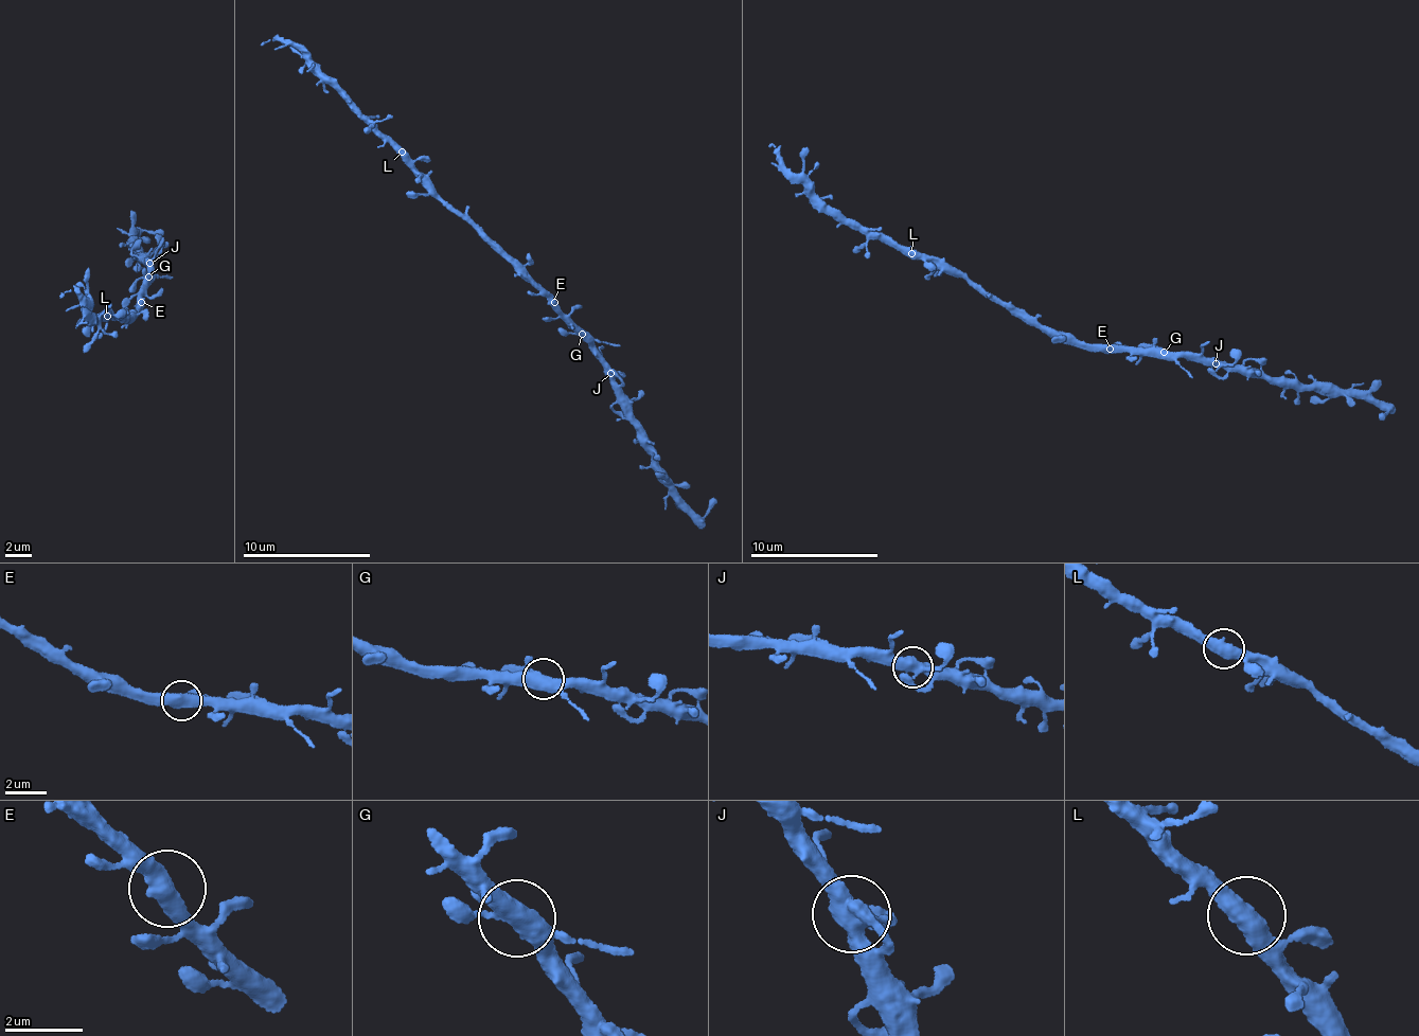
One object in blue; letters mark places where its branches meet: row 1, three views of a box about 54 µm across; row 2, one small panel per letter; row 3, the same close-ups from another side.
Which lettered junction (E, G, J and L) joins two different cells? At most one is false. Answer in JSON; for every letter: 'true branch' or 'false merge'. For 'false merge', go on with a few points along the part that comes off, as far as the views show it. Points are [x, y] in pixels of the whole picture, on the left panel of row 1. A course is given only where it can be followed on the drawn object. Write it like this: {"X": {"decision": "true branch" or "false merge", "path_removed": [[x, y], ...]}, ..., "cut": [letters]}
{"E": {"decision": "true branch"}, "G": {"decision": "true branch"}, "J": {"decision": "true branch"}, "L": {"decision": "true branch"}, "cut": []}

